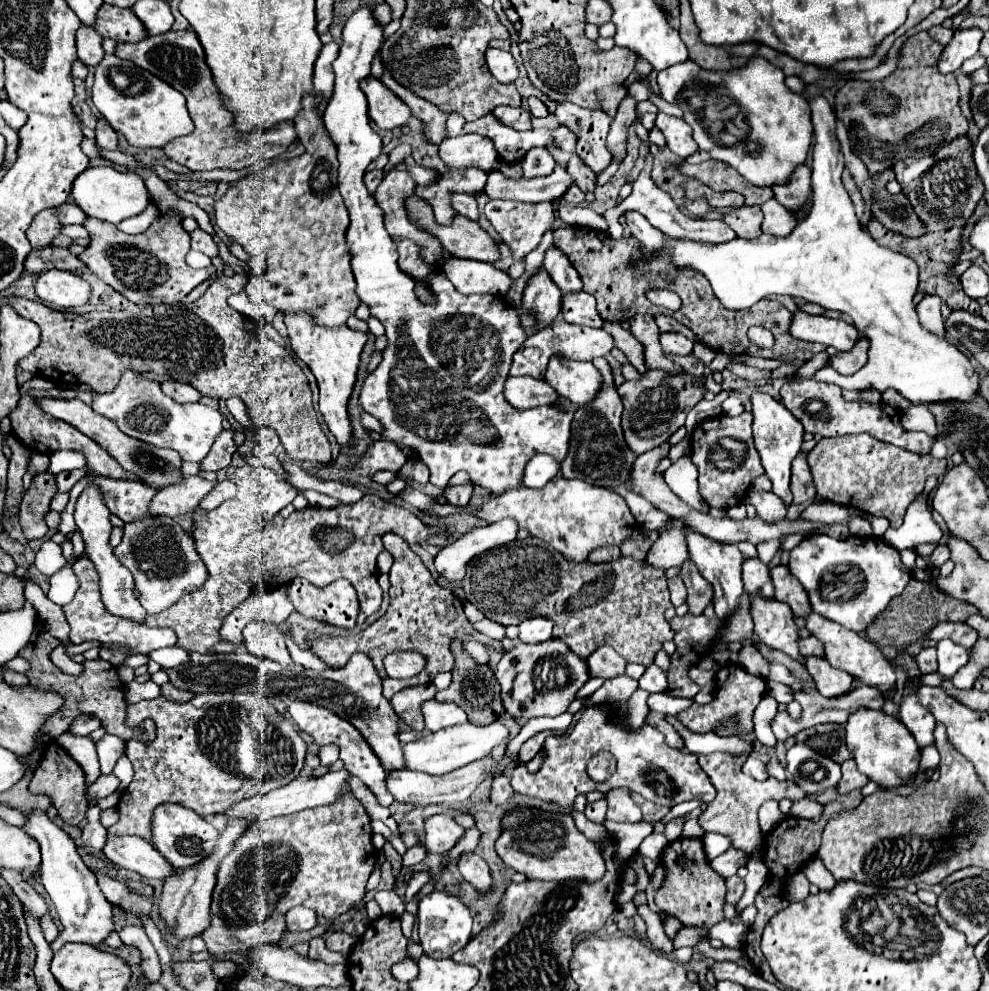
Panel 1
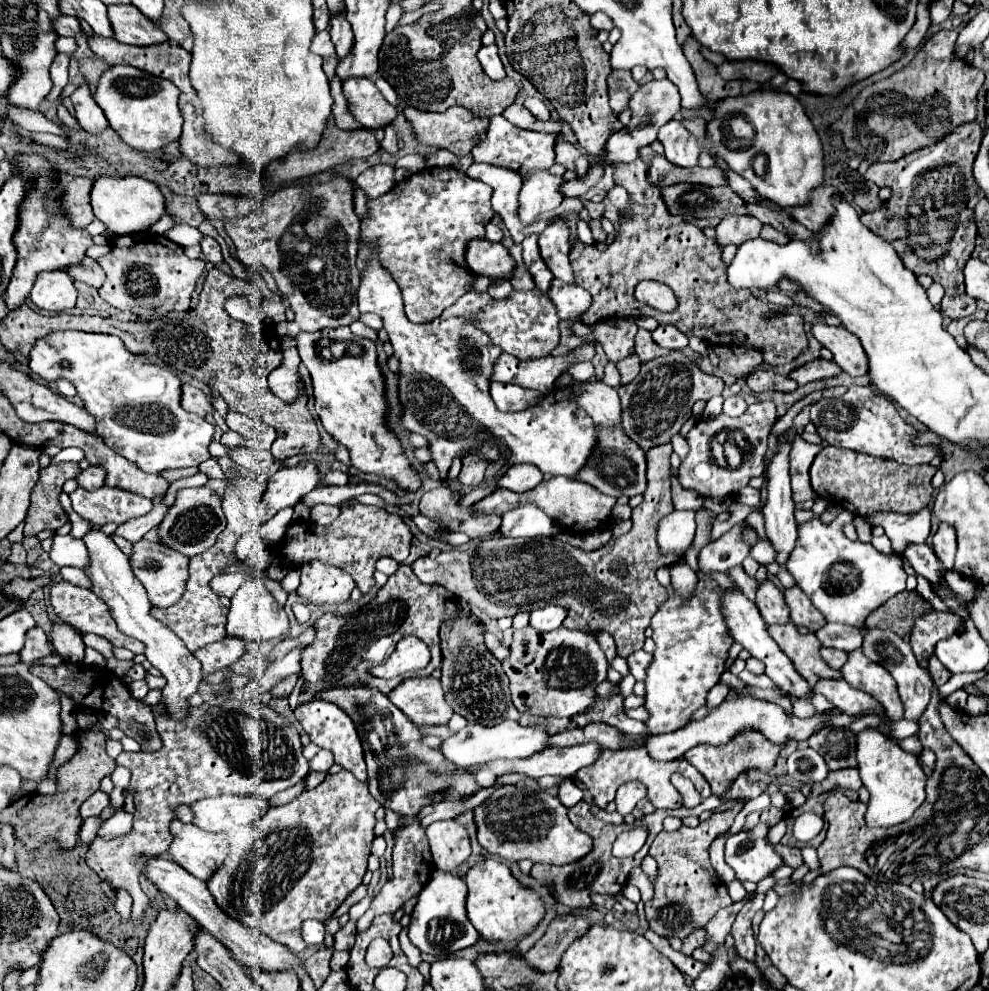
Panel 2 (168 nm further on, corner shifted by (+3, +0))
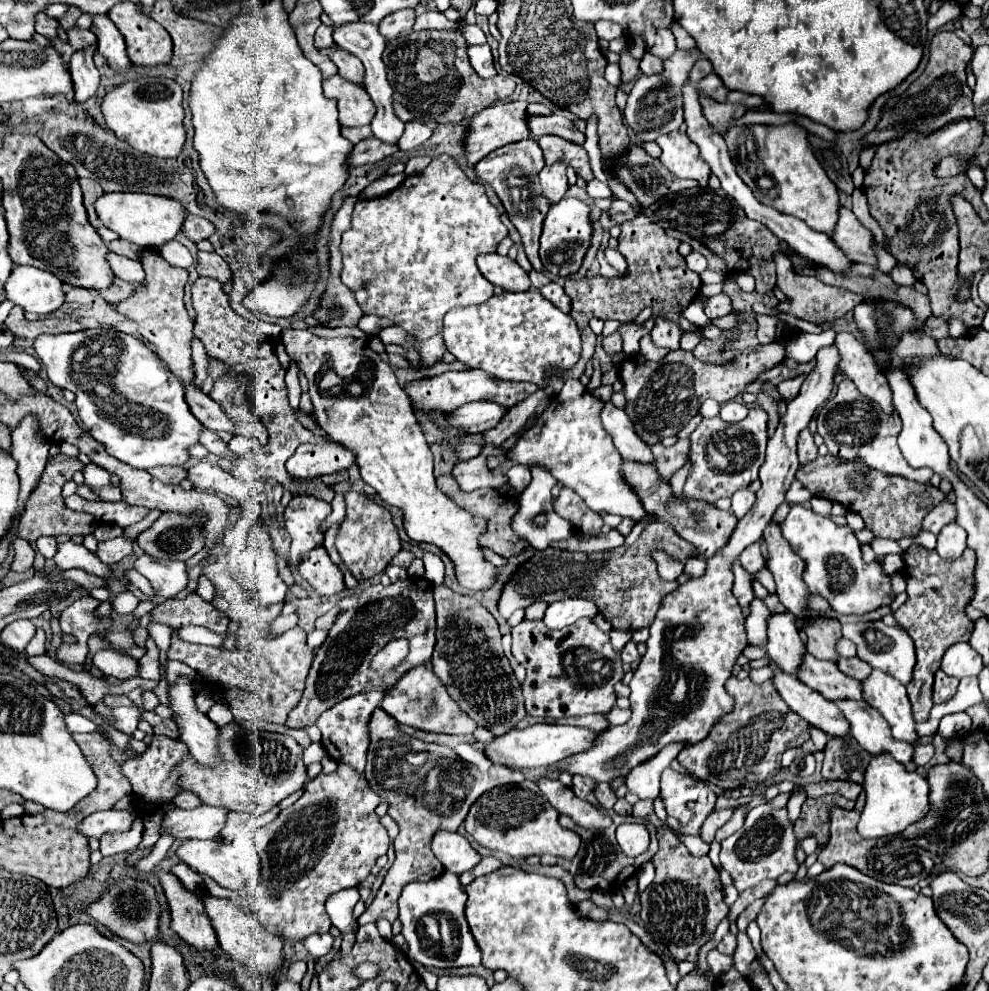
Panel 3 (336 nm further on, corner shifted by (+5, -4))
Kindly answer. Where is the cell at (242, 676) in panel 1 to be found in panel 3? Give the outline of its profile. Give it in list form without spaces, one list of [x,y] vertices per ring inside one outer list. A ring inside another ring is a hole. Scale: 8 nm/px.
[[[377,707],[375,713],[371,715],[369,735],[371,735],[371,747],[369,747],[365,775],[367,775],[367,781],[371,783],[371,787],[375,787],[381,793],[381,797],[389,799],[389,803],[391,803],[389,815],[397,821],[401,831],[399,831],[397,839],[393,841],[395,861],[389,867],[389,871],[383,879],[383,885],[377,891],[373,903],[359,917],[359,925],[377,921],[379,915],[387,917],[393,923],[399,913],[397,911],[399,891],[411,881],[429,881],[443,873],[441,861],[431,851],[433,835],[443,829],[457,831],[459,825],[465,821],[465,815],[467,815],[471,803],[475,803],[475,799],[479,795],[483,795],[485,791],[489,791],[491,787],[505,785],[505,783],[519,783],[525,779],[519,769],[505,767],[505,765],[493,765],[487,773],[481,773],[475,765],[469,765],[461,757],[457,757],[453,753],[453,749],[449,749],[449,747],[443,747],[443,745],[437,747],[437,745],[429,745],[429,743],[421,743],[417,739],[411,739],[397,729],[395,719],[389,719],[389,715],[381,707]],[[381,741],[387,741],[389,745],[383,743],[381,749],[377,751]],[[405,745],[413,745],[415,753],[411,753],[409,747],[405,747]],[[375,751],[377,751],[377,755],[375,755]],[[419,751],[427,751],[427,753],[439,751],[439,805],[437,805],[437,809],[433,809],[433,801],[431,801],[433,795],[425,793],[427,773],[433,765],[427,765],[425,757],[417,755]],[[447,769],[451,769],[451,771],[447,771]]]

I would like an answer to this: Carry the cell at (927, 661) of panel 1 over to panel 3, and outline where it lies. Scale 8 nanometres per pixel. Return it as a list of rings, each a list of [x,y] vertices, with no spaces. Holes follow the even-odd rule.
[[[937,671],[935,685],[933,685],[933,703],[937,705],[937,703],[949,701],[955,695],[957,685],[959,685],[959,681],[955,677],[949,677],[943,671]]]

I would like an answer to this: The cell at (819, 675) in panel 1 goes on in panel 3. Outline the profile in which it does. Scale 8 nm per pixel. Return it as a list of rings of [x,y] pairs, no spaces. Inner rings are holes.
[[[839,701],[837,705],[851,725],[851,735],[867,753],[889,753],[903,765],[913,761],[913,745],[897,741],[891,735],[889,723],[871,705],[867,705],[865,701]]]

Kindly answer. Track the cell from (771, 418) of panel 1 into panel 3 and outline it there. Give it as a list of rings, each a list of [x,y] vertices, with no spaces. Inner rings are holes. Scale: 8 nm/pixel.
[[[771,521],[765,529],[765,543],[769,547],[769,571],[775,575],[777,597],[787,611],[793,615],[803,613],[809,605],[811,591],[801,579],[805,563],[799,555],[787,547],[783,535],[779,535],[781,525]]]

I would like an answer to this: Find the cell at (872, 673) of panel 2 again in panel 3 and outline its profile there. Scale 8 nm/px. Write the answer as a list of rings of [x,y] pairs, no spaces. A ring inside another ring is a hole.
[[[873,669],[871,679],[863,681],[863,697],[887,719],[895,739],[903,739],[907,743],[919,741],[905,685],[901,685],[895,677]]]

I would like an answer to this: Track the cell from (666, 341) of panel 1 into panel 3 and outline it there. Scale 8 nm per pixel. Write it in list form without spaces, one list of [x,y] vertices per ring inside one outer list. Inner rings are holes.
[[[663,313],[657,315],[655,319],[655,329],[651,331],[651,337],[657,347],[669,347],[669,349],[679,349],[679,339],[681,339],[681,327],[675,325],[671,319],[667,319]]]

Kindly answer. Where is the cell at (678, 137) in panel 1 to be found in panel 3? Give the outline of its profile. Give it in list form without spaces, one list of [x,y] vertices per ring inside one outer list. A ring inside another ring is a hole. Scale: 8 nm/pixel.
[[[671,131],[657,139],[663,149],[659,161],[679,179],[693,179],[699,187],[709,185],[711,167],[701,159],[699,147],[681,131]]]

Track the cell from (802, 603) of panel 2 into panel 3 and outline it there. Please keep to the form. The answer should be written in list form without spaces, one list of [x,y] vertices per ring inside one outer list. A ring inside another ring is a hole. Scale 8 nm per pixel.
[[[817,619],[805,625],[803,629],[809,637],[807,641],[807,651],[823,661],[837,663],[839,653],[837,653],[837,641],[843,637],[841,635],[841,623],[837,619]]]

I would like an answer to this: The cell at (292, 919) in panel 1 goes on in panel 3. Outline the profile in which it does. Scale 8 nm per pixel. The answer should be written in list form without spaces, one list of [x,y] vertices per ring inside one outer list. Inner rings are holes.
[[[325,933],[325,935],[309,935],[309,937],[305,937],[303,941],[305,941],[307,951],[309,951],[311,957],[315,957],[315,959],[321,959],[321,957],[327,955],[327,953],[331,951],[331,947],[333,947],[333,937],[331,937],[329,933]]]

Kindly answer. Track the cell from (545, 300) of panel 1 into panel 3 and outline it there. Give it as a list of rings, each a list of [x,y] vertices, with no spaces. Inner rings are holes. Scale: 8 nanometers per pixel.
[[[523,139],[519,143],[505,145],[501,149],[493,151],[491,155],[483,157],[475,165],[475,173],[495,189],[511,223],[517,227],[523,247],[525,247],[525,255],[531,261],[535,271],[543,269],[541,259],[539,259],[539,235],[541,235],[543,219],[551,207],[551,203],[541,195],[541,185],[539,185],[539,177],[537,177],[539,171],[543,169],[543,165],[545,165],[545,161],[543,161],[541,149],[535,139]],[[513,169],[519,169],[519,171],[513,171]]]

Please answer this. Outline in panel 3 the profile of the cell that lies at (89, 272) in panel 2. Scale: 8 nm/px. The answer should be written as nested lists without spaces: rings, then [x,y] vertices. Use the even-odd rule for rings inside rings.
[[[117,279],[111,289],[99,291],[99,293],[101,293],[101,297],[103,297],[105,301],[109,301],[109,303],[113,305],[113,303],[121,303],[121,301],[125,301],[127,297],[131,297],[131,295],[135,293],[135,287],[139,287],[139,285],[143,285],[143,283],[127,283],[127,281]]]

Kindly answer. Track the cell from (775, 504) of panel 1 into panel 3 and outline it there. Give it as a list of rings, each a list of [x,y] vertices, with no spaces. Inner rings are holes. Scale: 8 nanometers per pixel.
[[[741,489],[733,495],[733,505],[731,505],[731,511],[735,513],[737,519],[741,519],[755,503],[755,493],[749,491],[749,489]]]

